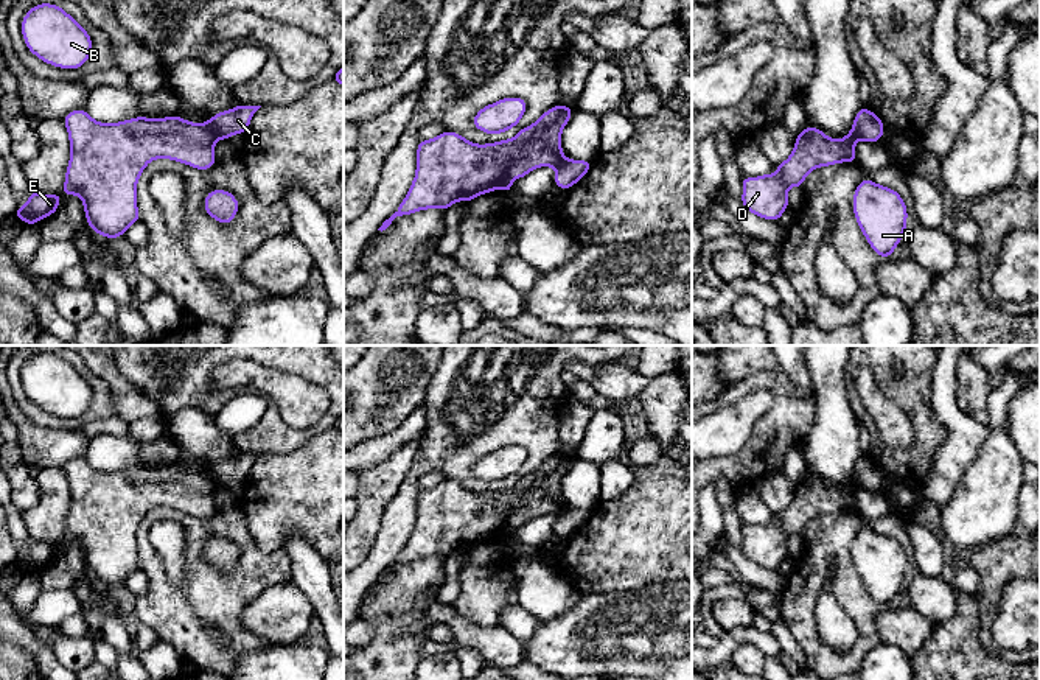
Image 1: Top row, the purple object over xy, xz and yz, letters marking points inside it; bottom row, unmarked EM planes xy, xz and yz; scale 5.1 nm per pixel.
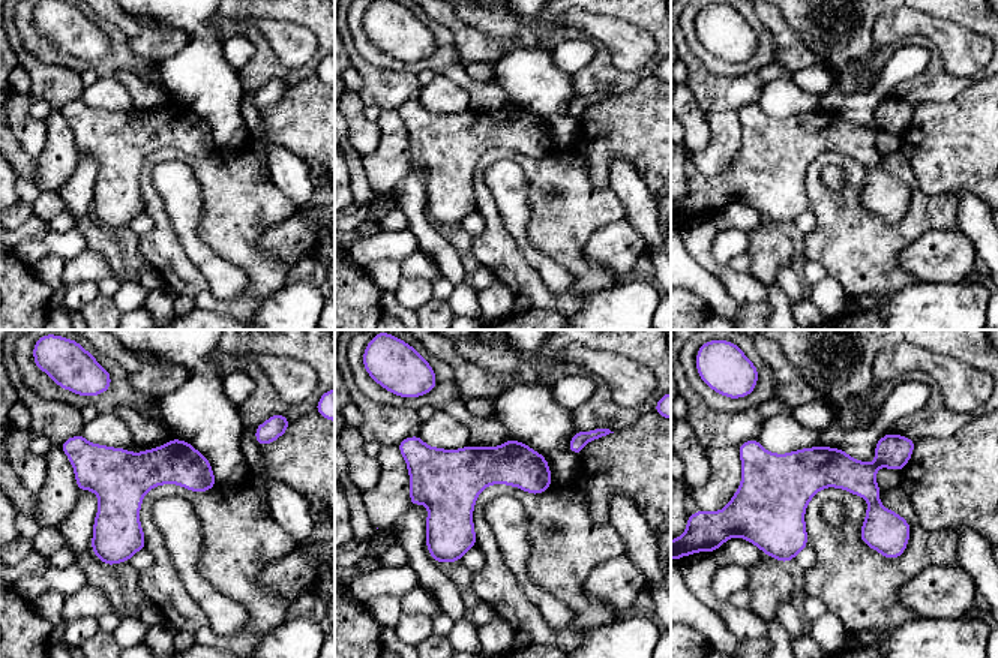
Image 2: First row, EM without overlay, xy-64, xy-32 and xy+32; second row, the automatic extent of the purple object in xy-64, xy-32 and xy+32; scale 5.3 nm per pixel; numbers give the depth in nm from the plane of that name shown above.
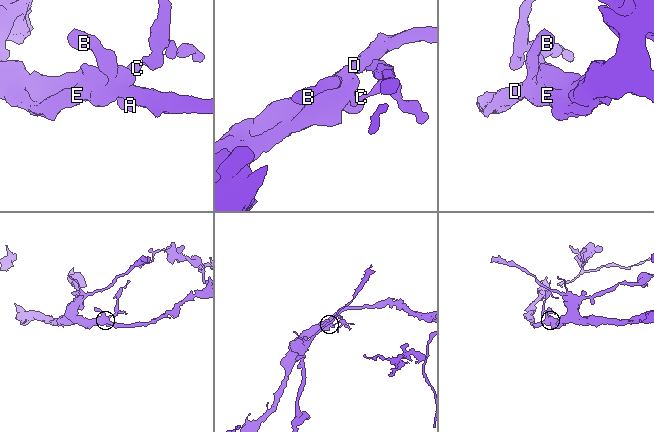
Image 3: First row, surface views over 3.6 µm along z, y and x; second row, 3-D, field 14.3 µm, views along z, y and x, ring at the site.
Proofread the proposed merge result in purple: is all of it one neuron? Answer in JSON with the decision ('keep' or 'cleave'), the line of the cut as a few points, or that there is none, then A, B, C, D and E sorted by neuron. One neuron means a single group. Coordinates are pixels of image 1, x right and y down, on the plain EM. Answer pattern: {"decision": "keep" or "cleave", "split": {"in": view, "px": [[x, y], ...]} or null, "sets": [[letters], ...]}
{"decision": "cleave", "split": {"in": "xy", "px": [[205, 472], [218, 486]]}, "sets": [["A", "B", "D", "E"], ["C"]]}

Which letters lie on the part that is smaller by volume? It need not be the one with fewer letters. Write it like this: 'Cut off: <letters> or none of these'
Cut off: C

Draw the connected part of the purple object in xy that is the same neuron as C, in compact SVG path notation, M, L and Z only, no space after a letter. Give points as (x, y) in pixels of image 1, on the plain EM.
M239 453L233 457L222 459L222 461L213 464L207 470L207 473L216 482L218 487L227 489L229 485L232 485L235 482L246 481L249 473L250 473L253 462L260 456L261 454Z

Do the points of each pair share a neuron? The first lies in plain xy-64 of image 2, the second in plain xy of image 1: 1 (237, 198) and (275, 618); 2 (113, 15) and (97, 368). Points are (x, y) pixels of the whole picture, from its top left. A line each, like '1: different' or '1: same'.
1: different
2: same

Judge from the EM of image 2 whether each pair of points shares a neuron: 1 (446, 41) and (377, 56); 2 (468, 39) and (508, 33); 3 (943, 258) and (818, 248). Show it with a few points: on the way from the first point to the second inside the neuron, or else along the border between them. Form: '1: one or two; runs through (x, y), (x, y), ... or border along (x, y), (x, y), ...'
1: one; runs through (434, 60), (419, 66), (396, 65)
2: two; border along (459, 20), (492, 36), (506, 54)
3: two; border along (926, 233), (899, 255), (899, 264), (917, 282)

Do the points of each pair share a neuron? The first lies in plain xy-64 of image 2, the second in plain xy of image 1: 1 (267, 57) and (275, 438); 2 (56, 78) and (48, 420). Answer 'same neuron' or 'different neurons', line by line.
1: same neuron
2: different neurons

